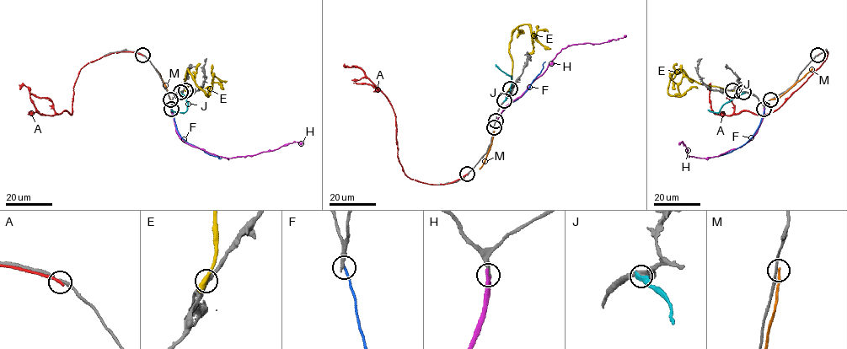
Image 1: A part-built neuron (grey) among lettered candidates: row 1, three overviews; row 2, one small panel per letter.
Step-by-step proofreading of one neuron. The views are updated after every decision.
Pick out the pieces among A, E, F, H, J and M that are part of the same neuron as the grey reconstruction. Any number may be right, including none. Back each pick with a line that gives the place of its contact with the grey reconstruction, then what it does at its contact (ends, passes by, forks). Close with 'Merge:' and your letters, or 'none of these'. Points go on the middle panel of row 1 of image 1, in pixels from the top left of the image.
H: (495, 120) | it ends
Merge: H

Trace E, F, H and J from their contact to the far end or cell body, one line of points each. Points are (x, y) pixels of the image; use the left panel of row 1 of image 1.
E: (185, 90), (188, 87), (185, 82), (187, 69), (207, 96), (214, 77), (227, 81)
F: (171, 109), (179, 135), (208, 154), (221, 158)
H: (171, 109), (178, 135), (184, 142), (218, 156), (253, 155), (293, 142), (301, 145)
J: (180, 92), (188, 102), (187, 110), (184, 112), (171, 110)

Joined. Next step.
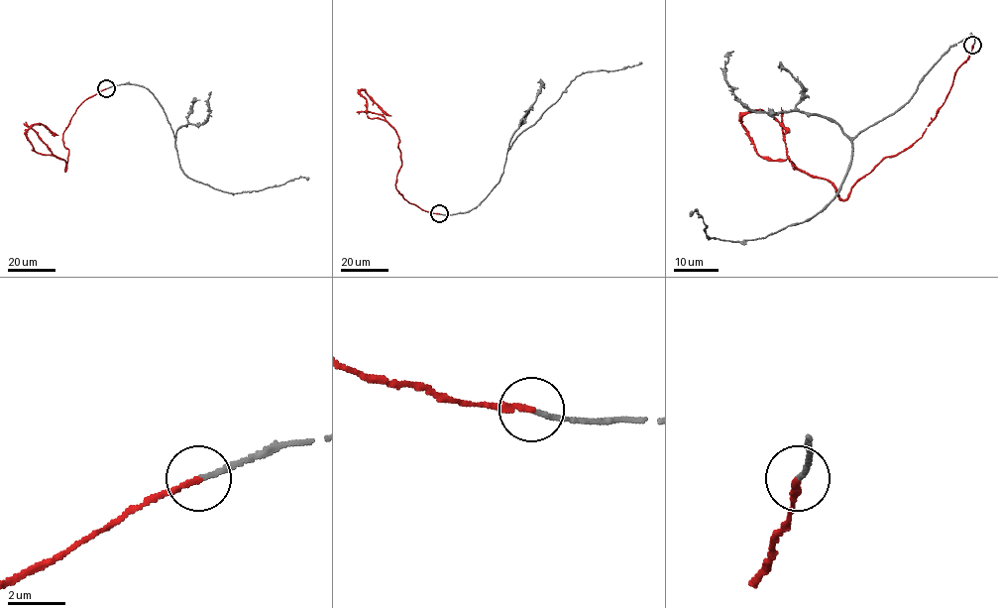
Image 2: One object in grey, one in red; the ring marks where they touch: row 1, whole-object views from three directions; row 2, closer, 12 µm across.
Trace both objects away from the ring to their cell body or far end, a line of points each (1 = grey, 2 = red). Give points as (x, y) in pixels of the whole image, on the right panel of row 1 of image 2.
1: (972, 45), (953, 45), (912, 97), (852, 140), (838, 192), (814, 216), (741, 241), (708, 236), (690, 216)
2: (972, 46), (921, 137), (843, 199), (789, 160), (763, 159), (742, 122), (765, 111), (789, 131)

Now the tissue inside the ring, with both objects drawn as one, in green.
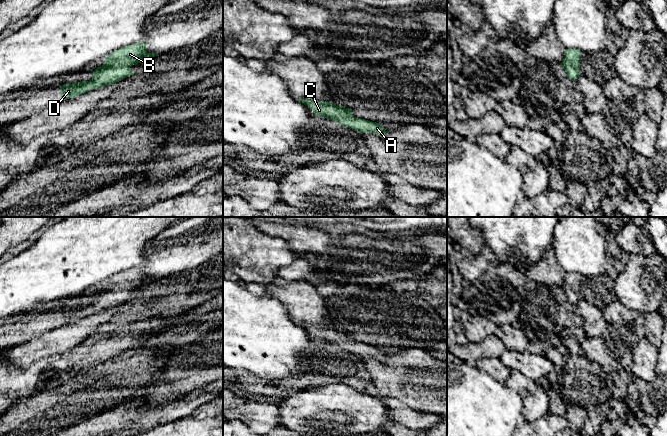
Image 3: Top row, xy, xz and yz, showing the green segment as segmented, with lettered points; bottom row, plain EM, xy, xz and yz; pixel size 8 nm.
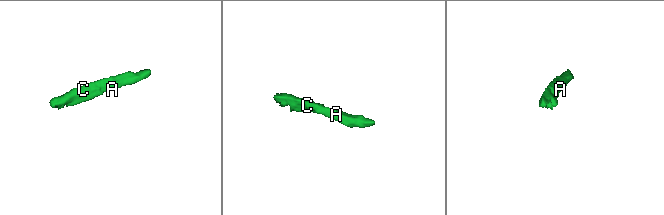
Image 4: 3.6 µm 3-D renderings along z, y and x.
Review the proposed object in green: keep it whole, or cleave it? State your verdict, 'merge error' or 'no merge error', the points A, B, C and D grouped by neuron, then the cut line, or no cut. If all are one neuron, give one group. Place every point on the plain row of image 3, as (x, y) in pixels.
no merge error; groups A B C D; cut none

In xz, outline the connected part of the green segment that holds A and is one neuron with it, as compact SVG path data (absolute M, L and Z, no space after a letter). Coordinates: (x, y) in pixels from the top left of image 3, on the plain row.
M310 323L297 324L308 332L311 332L314 339L328 342L361 358L374 357L378 360L384 360L388 357L380 347L353 341L351 332L345 332L344 330L335 329L326 325L314 325Z

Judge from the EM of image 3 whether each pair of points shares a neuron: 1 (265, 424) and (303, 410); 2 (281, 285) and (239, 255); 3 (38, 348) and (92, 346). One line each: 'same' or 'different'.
1: different
2: different
3: different

